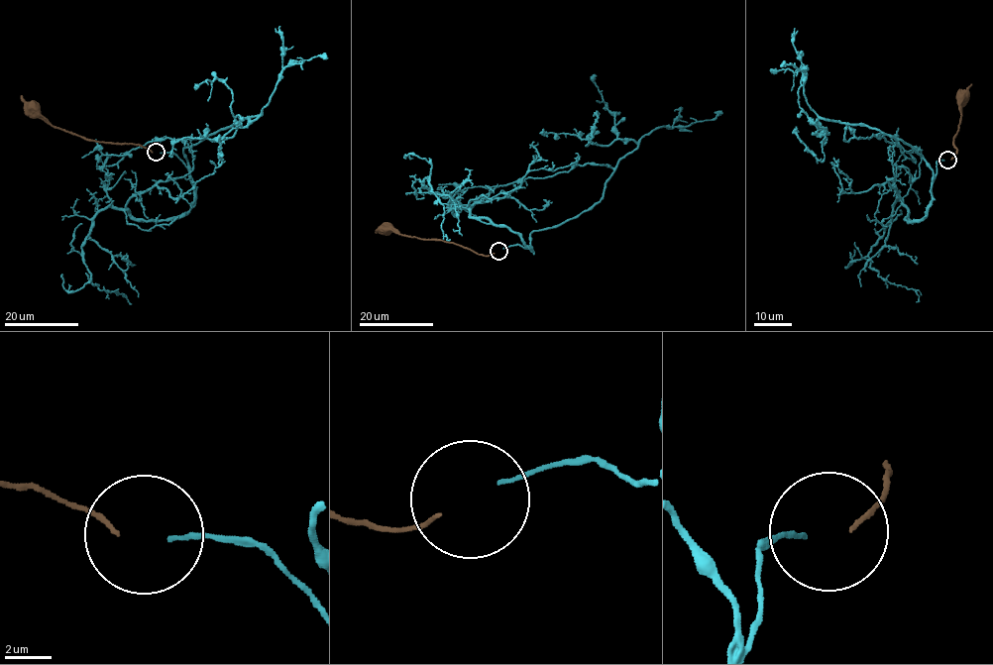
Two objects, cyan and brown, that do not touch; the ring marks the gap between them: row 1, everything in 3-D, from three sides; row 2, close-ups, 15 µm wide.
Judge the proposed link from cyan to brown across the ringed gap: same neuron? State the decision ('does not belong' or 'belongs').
belongs

